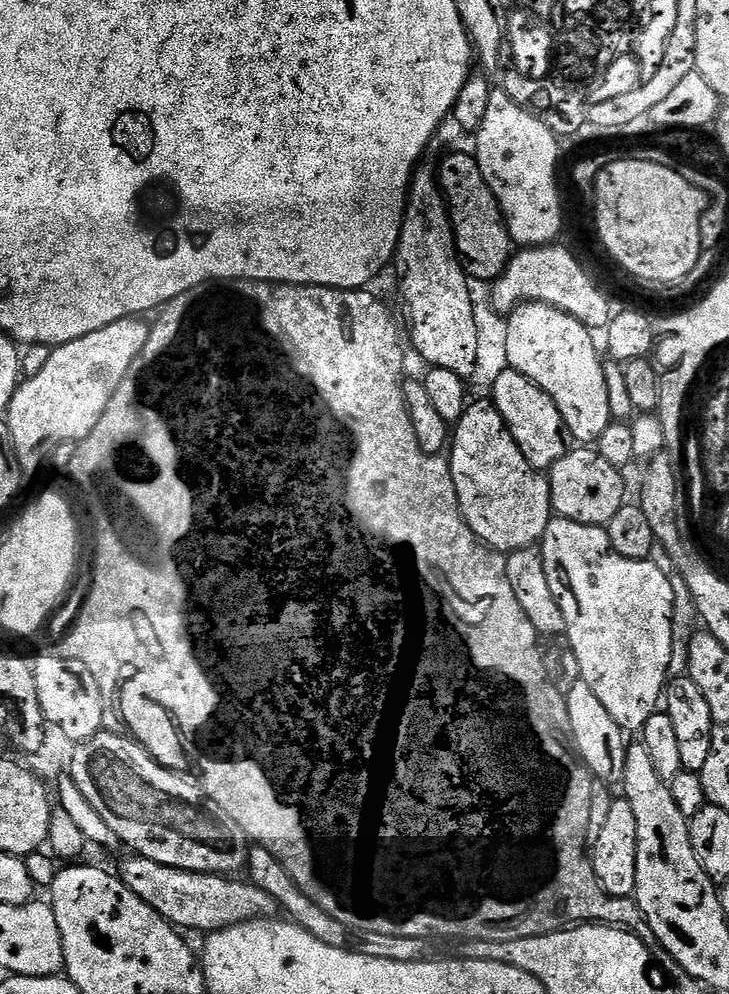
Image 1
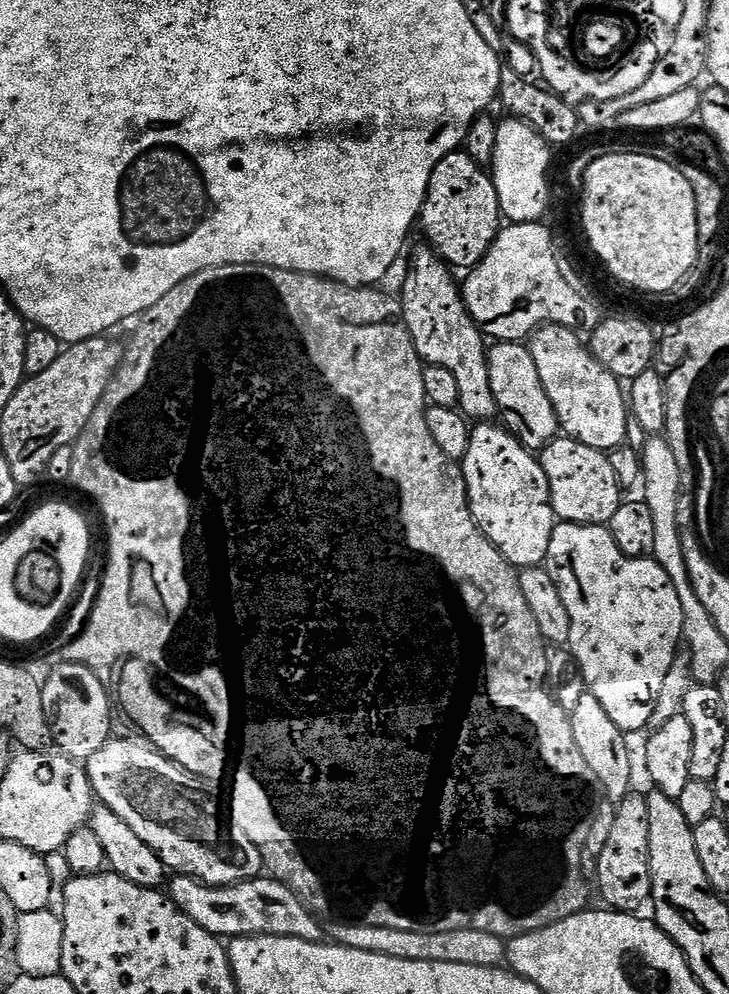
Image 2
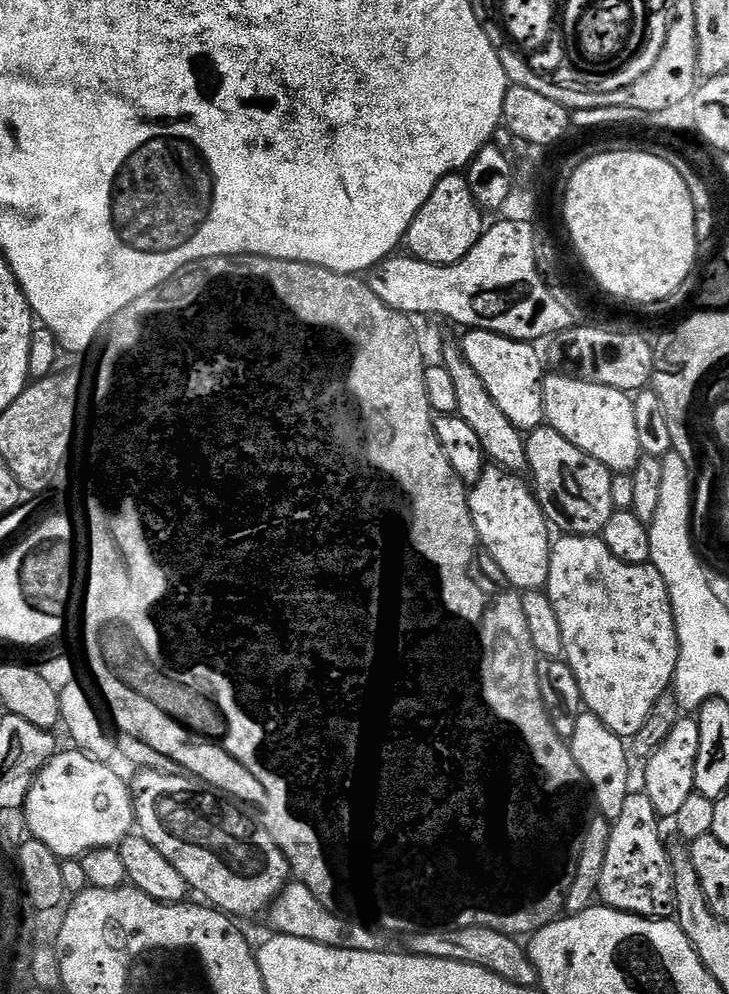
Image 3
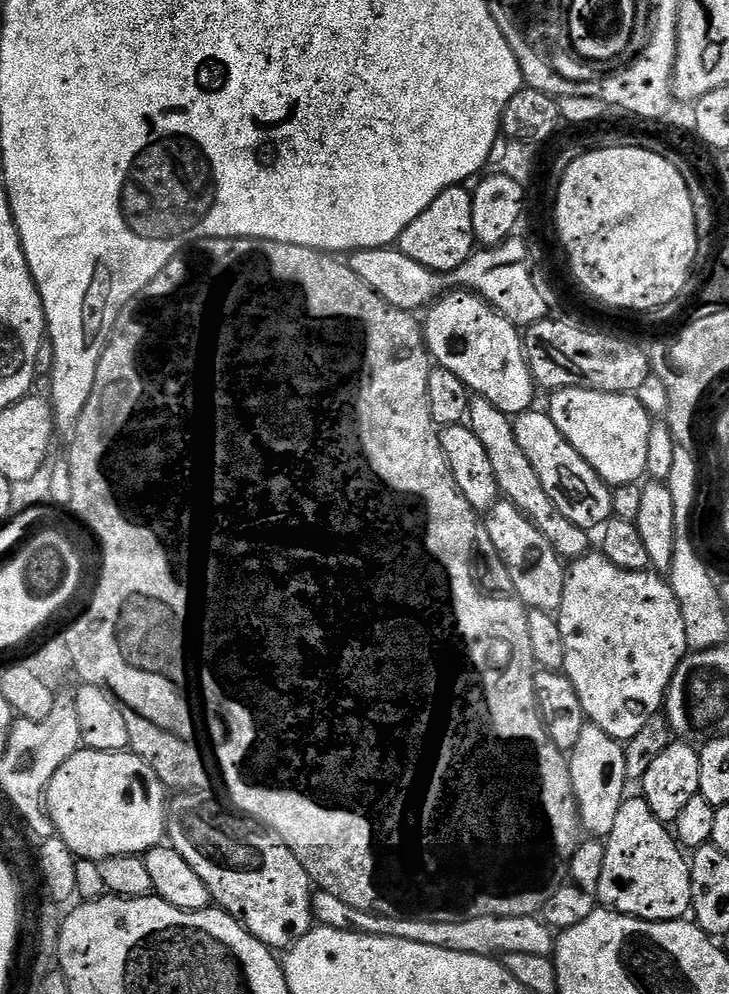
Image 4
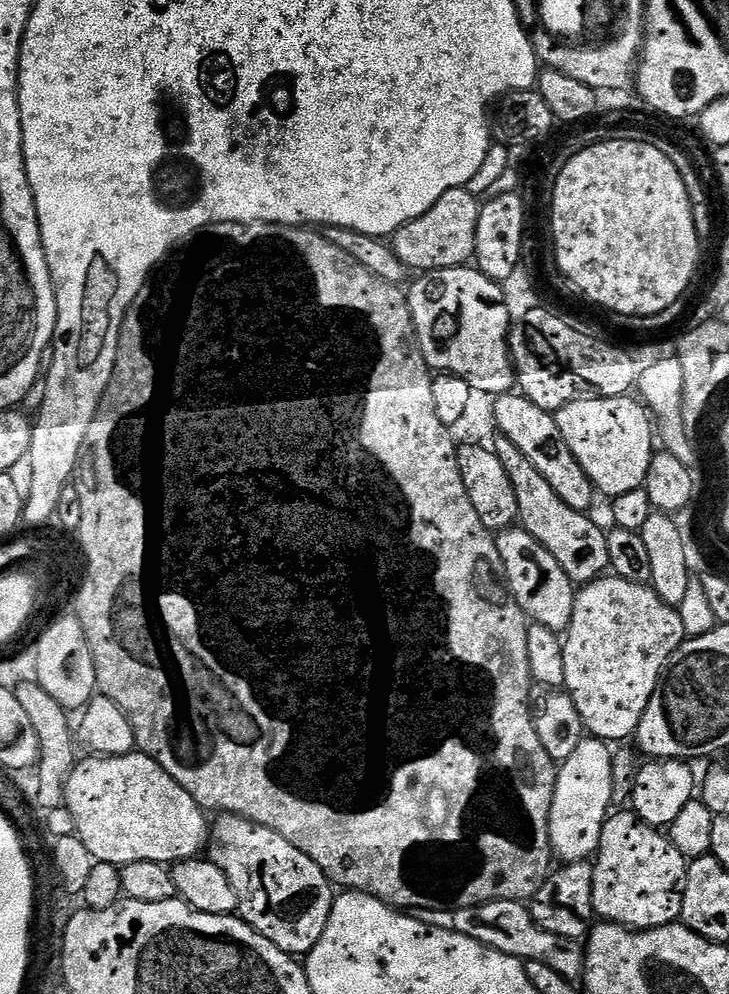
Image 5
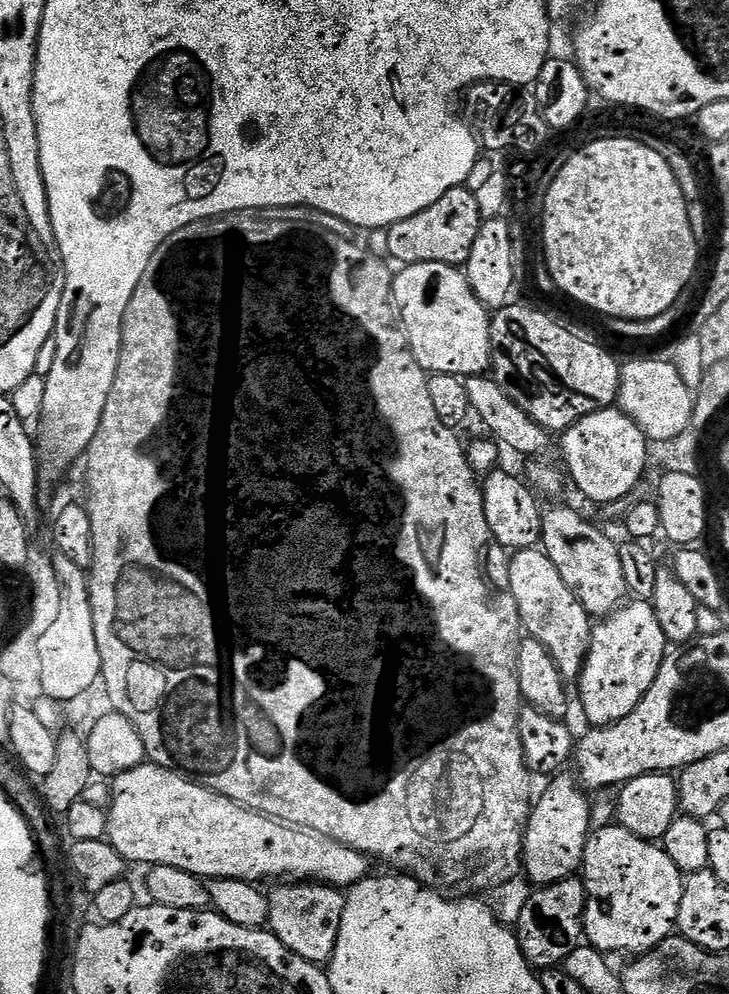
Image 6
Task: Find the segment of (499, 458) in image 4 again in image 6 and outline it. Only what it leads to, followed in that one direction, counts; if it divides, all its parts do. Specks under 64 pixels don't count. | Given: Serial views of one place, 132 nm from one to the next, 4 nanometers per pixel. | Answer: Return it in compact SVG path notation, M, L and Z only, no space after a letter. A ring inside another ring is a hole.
M556 504L542 512L542 550L554 562L554 570L562 574L562 582L582 602L592 618L603 618L616 611L629 595L626 577L622 574L622 558L617 541L612 541L600 528L572 508Z

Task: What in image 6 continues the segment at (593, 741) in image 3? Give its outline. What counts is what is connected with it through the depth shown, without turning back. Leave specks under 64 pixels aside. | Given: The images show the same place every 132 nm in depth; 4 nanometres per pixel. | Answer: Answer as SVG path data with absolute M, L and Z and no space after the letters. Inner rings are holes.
M560 774L551 781L544 793L539 793L532 809L532 817L524 830L523 871L533 880L533 885L553 884L573 875L584 863L584 848L590 835L590 810L585 789L568 774Z

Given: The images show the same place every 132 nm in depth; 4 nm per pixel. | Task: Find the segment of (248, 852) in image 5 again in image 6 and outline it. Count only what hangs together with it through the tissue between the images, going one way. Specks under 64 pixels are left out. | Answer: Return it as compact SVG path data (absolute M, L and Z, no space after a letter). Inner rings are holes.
M280 882L273 888L276 889L267 893L267 927L272 935L277 936L294 954L306 958L310 963L327 965L338 942L345 893L331 884L319 882Z

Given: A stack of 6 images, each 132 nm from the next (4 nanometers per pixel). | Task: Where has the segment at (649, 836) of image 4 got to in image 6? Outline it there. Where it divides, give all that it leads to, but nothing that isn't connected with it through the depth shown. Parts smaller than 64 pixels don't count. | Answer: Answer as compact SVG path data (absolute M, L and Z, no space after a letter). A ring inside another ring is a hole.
M619 826L597 828L584 848L582 879L588 895L584 935L599 952L643 954L676 932L686 876L659 843L638 838Z

